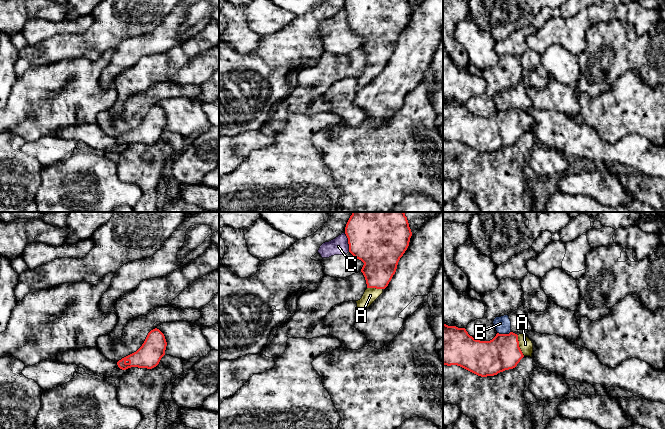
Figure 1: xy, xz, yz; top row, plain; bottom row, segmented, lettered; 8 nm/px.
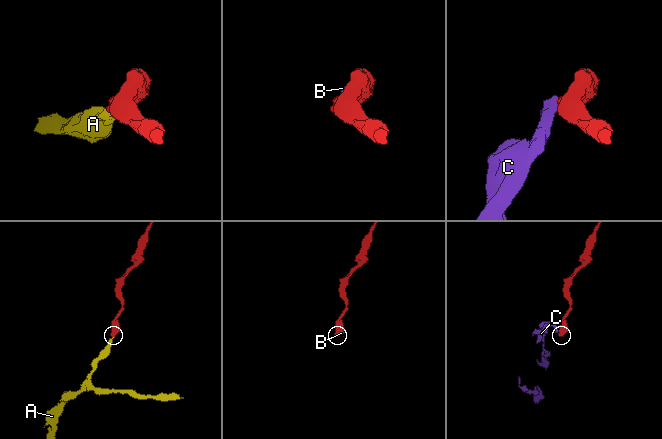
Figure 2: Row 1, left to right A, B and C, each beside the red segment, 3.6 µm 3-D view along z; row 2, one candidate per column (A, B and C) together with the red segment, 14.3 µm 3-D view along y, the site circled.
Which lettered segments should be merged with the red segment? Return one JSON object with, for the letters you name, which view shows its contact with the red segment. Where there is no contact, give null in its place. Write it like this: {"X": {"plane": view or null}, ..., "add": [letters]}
{"A": {"plane": "yz"}, "add": ["A"]}

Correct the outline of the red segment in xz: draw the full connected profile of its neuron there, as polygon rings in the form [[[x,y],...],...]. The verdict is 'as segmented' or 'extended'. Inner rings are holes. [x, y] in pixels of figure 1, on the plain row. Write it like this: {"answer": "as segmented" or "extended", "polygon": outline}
{"answer": "extended", "polygon": [[[346,0],[349,28],[364,41],[361,45],[367,65],[357,79],[357,92],[367,85],[388,62],[396,48],[398,38],[407,26],[412,12],[409,0]]]}

